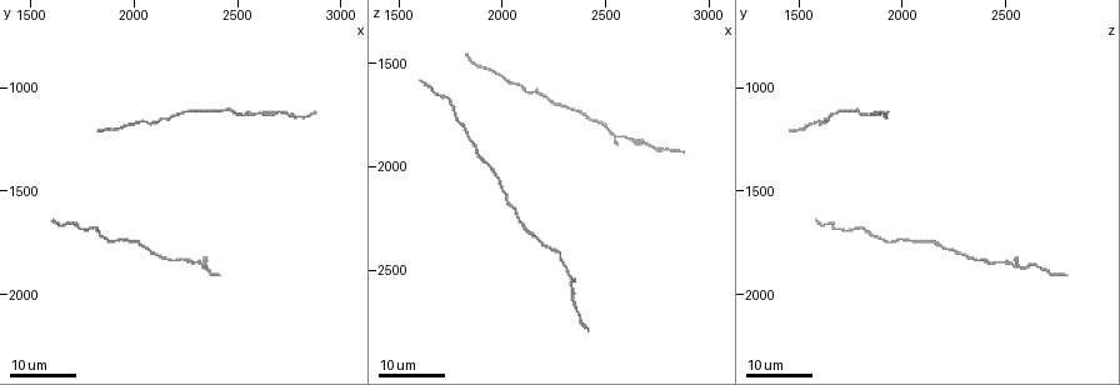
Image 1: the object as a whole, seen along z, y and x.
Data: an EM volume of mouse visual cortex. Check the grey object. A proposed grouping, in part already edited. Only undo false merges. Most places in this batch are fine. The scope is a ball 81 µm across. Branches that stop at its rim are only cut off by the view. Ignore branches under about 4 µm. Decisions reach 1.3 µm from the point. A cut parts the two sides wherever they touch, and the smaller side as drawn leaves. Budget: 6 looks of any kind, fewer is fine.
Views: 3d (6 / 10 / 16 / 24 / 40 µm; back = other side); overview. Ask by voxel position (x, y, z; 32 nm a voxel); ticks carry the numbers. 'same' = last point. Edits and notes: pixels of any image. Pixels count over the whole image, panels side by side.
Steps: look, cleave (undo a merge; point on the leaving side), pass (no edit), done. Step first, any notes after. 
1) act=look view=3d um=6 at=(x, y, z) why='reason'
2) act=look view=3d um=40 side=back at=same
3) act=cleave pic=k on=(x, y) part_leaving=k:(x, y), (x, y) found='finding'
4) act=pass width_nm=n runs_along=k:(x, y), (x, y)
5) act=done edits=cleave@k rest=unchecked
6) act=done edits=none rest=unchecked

act=look view=3d um=24 at=(2340, 1870, 2580) why='a narrow waist'

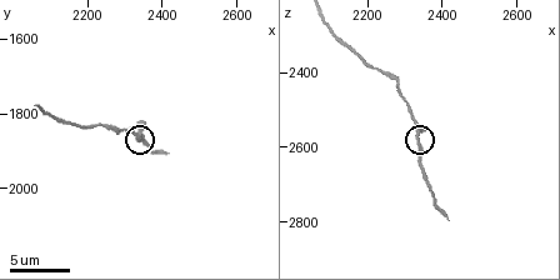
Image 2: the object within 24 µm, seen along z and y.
act=look view=3d um=6 at=same

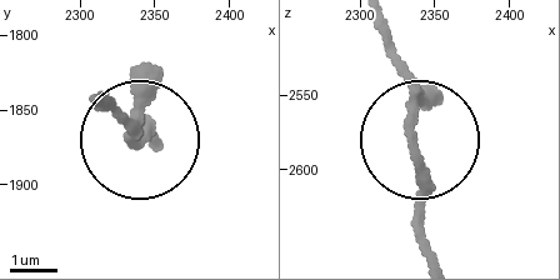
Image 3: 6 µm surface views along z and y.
act=pass runs_along=3:(378, 23), (414, 106), (425, 258) found='one cell here'

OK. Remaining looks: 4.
act=look view=3d um=10 at=(2280, 1840, 2430) why='calibre changes'

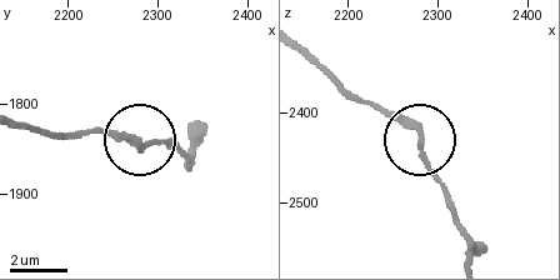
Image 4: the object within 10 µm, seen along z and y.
act=pass runs_along=4:(305, 46), (348, 89), (413, 125), (453, 216) found='continuous, no second cell'

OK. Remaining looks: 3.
act=look view=3d um=16 at=(2620, 1130, 1860) why='calibre changes'

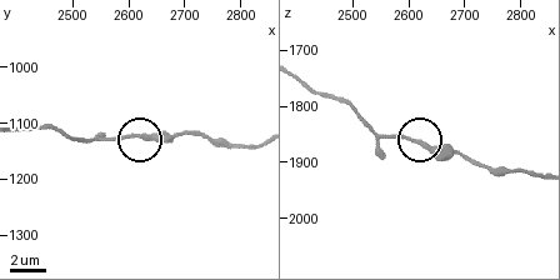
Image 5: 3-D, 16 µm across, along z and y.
act=look view=3d um=10 at=(2615, 1125, 1865)

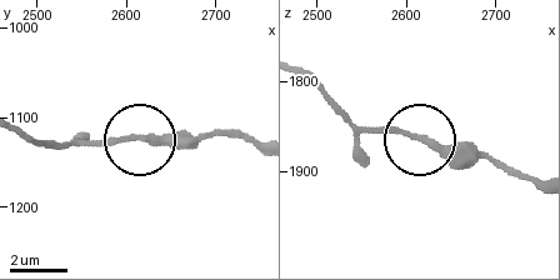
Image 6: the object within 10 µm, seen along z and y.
act=look view=3d um=6 at=(2620, 1125, 1865)

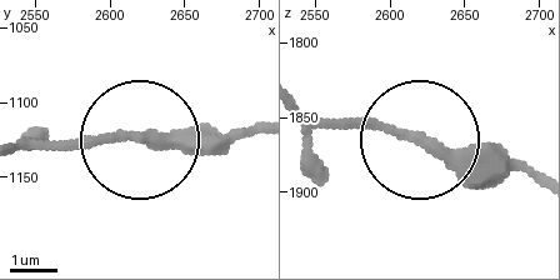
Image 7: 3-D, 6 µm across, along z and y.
act=pass width_nm=240 runs_along=7:(306, 111), (498, 146), (529, 166) found='one cell here'

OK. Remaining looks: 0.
act=done edits=none rest=unchecked

